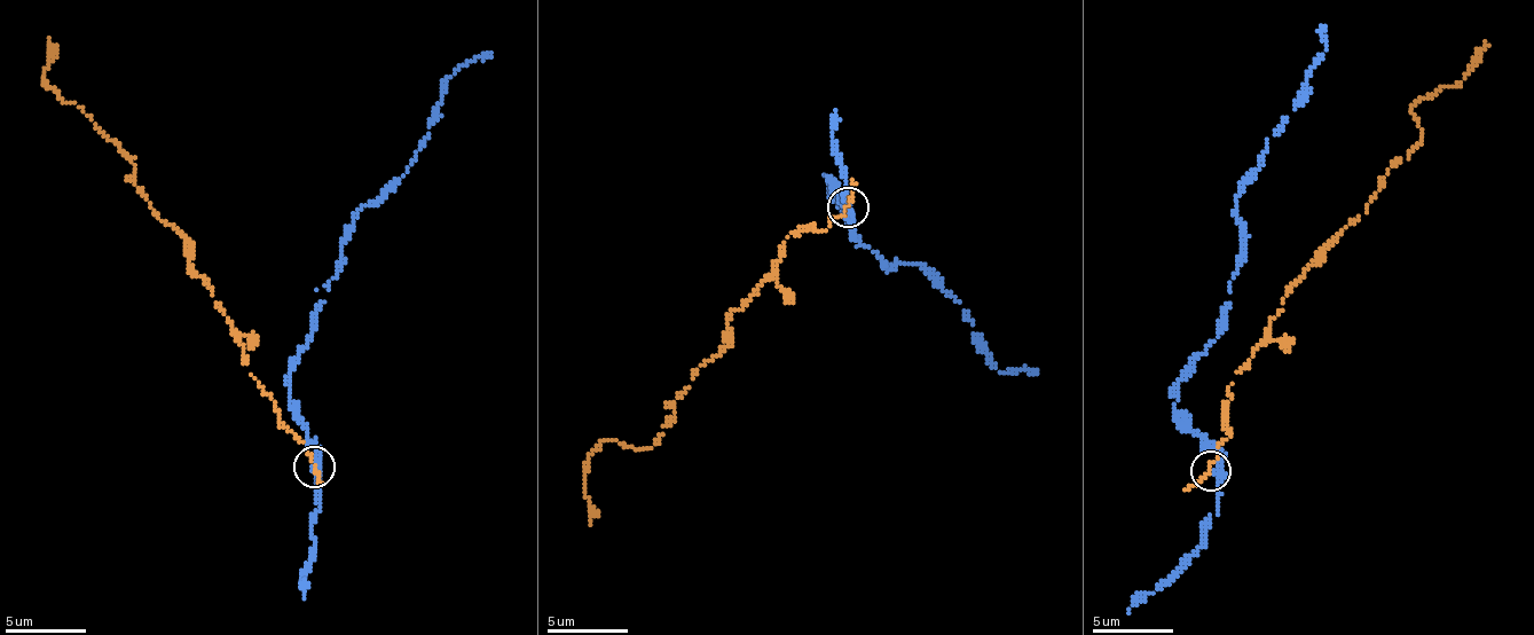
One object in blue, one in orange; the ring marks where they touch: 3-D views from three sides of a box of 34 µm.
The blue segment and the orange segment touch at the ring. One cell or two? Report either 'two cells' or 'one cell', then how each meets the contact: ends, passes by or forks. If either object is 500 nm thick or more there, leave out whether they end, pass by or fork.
two cells; blue passes by; orange ends there

